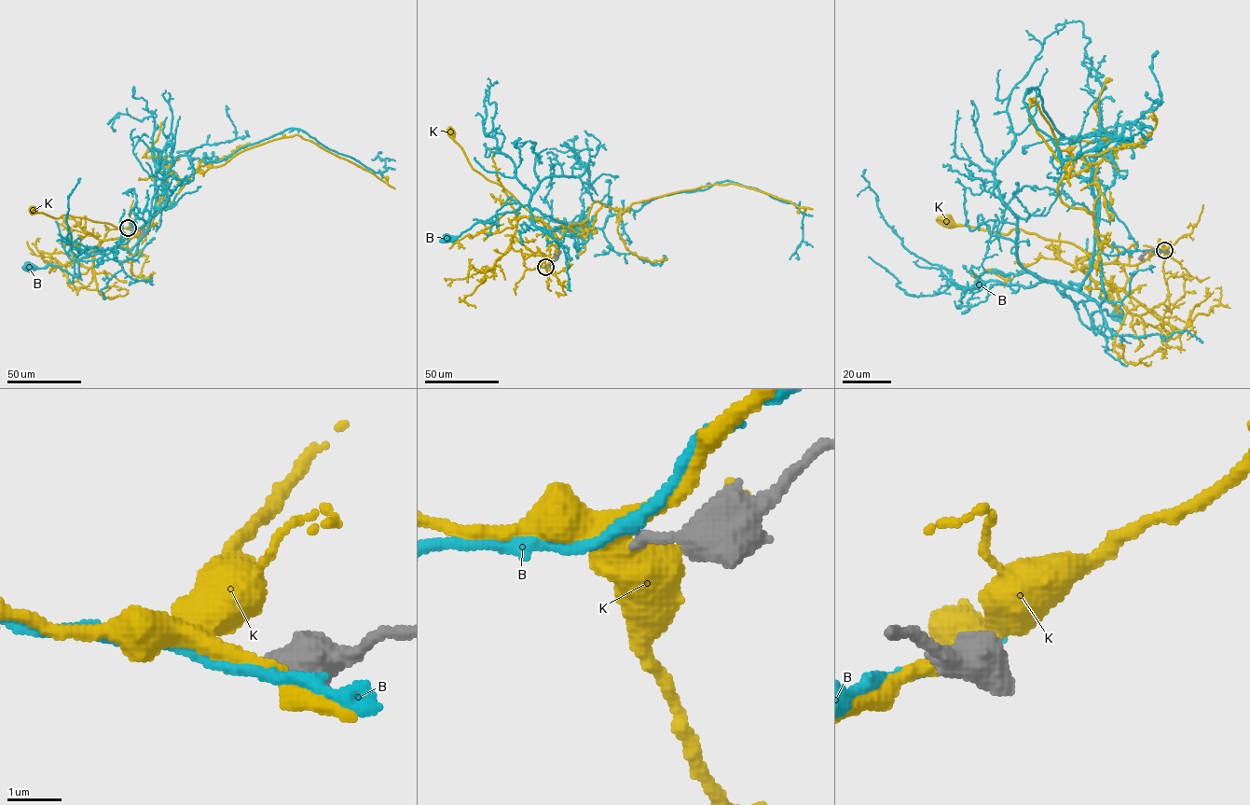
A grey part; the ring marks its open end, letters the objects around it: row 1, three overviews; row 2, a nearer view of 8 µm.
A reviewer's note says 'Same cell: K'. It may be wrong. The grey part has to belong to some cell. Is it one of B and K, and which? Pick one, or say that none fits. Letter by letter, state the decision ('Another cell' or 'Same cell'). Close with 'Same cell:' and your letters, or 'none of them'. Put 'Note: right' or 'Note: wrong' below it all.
B: Another cell
K: Another cell
Same cell: none of them
Note: wrong

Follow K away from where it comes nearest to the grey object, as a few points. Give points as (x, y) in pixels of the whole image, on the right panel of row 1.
K: (1164, 250), (1135, 264), (1096, 266), (1072, 243), (1047, 240), (1018, 229), (1003, 234), (953, 225), (946, 220)

